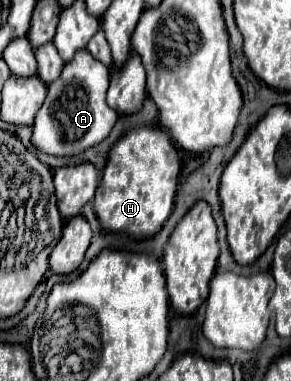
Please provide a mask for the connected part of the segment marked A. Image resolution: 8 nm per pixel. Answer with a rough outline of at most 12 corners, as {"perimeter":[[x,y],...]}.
{"perimeter":[[86,49],[64,65],[32,145],[72,157],[98,145],[118,113],[110,67]]}

